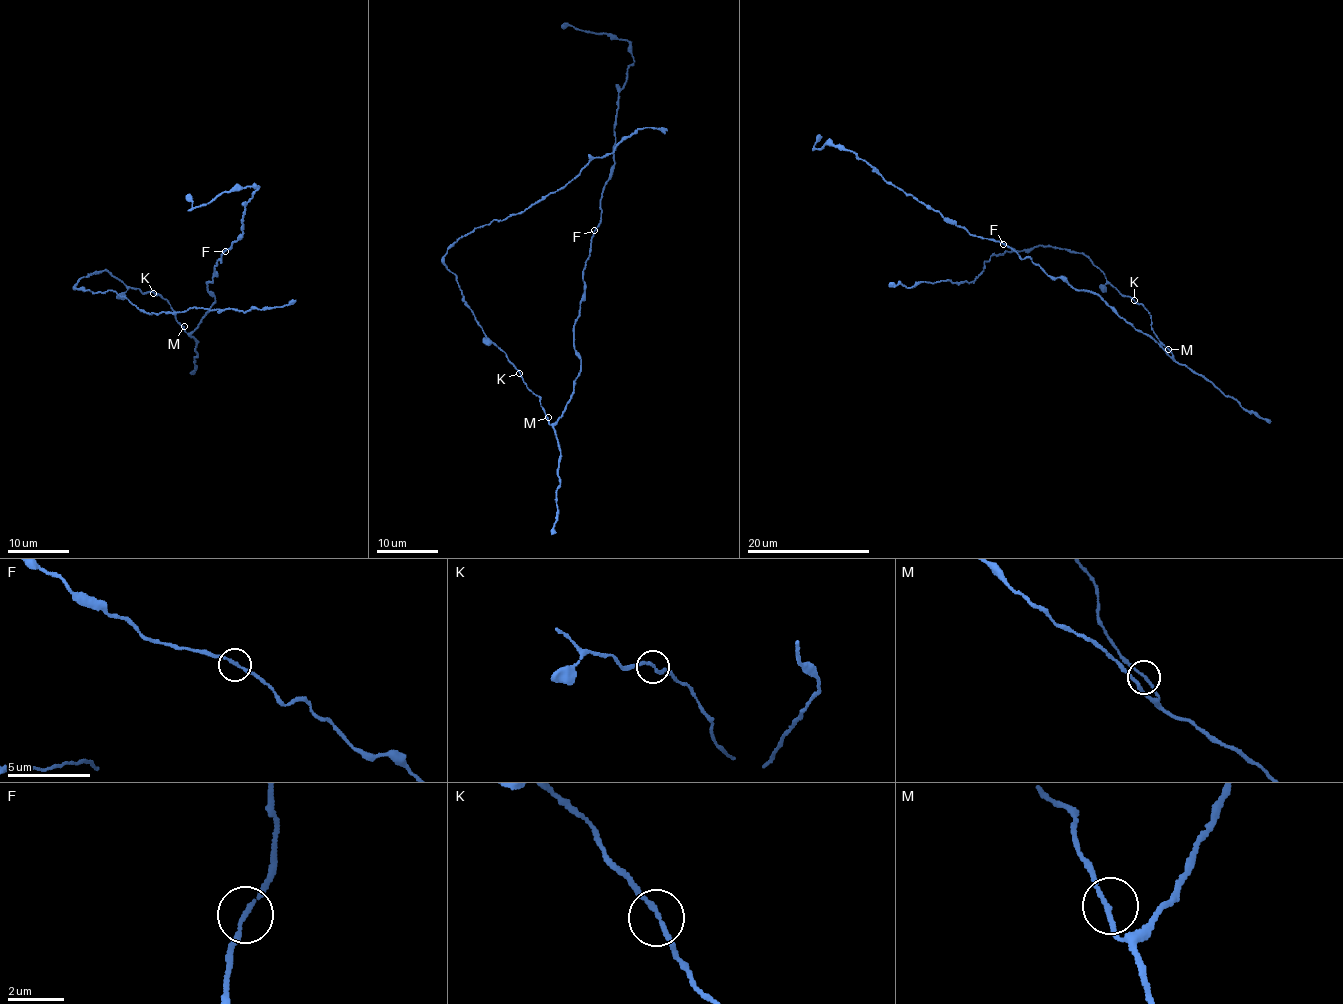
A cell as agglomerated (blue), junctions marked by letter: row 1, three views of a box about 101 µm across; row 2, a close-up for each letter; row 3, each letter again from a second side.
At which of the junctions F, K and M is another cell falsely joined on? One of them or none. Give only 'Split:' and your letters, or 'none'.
Split: none

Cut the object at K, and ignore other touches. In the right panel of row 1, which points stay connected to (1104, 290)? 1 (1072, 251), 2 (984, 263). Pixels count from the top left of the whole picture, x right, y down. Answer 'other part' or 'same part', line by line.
1: same part
2: same part

